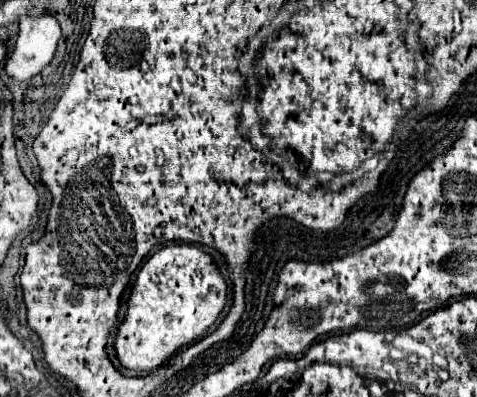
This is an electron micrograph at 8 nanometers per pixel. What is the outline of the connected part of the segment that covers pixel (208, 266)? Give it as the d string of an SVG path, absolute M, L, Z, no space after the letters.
M172 244L156 250L136 276L126 320L120 324L114 340L120 364L136 372L160 368L178 348L194 344L216 324L226 298L228 284L210 254L188 244Z

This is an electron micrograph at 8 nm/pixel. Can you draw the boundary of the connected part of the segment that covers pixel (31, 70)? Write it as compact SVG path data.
M52 16L20 18L20 34L6 60L6 74L18 82L38 76L54 58L60 36L60 26Z

